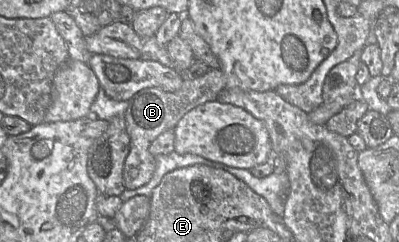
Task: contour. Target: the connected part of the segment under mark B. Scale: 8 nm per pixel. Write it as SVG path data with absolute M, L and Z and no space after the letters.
M210 68L204 75L190 78L185 77L181 88L175 92L163 91L156 87L145 88L134 95L129 100L128 107L124 114L127 133L130 137L130 151L124 164L124 186L126 189L134 190L147 184L152 178L156 169L156 157L149 152L151 143L163 132L174 130L179 120L191 109L209 101L217 100L221 90L225 88L225 78L220 68Z

